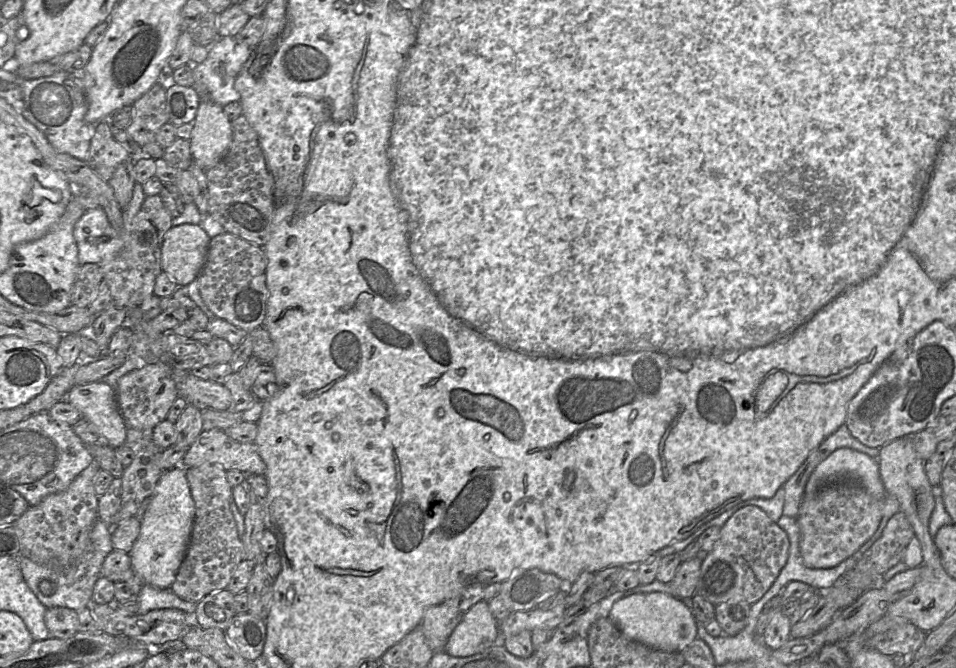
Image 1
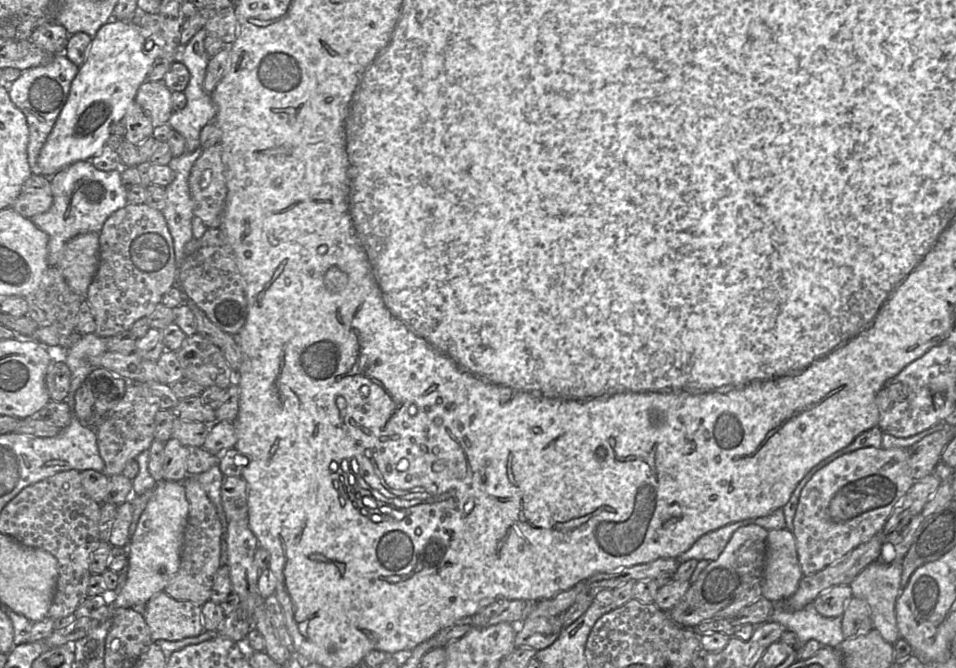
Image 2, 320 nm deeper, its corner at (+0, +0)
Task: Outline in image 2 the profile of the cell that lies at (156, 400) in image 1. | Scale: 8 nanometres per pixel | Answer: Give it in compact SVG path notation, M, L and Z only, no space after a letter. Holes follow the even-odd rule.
M129 382L123 397L113 406L96 425L96 436L99 454L105 464L102 471L108 477L121 474L129 460L145 450L149 450L155 440L155 415L160 410L158 405L149 402L142 394L142 388Z

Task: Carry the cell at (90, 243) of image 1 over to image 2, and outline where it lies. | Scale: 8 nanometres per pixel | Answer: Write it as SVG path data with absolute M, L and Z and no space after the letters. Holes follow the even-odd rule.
M80 160L63 168L50 178L53 203L44 213L30 220L48 234L49 267L55 267L62 258L65 244L73 237L88 233L100 233L105 220L118 209L126 206L127 190L121 182L120 170L102 171L89 160Z

